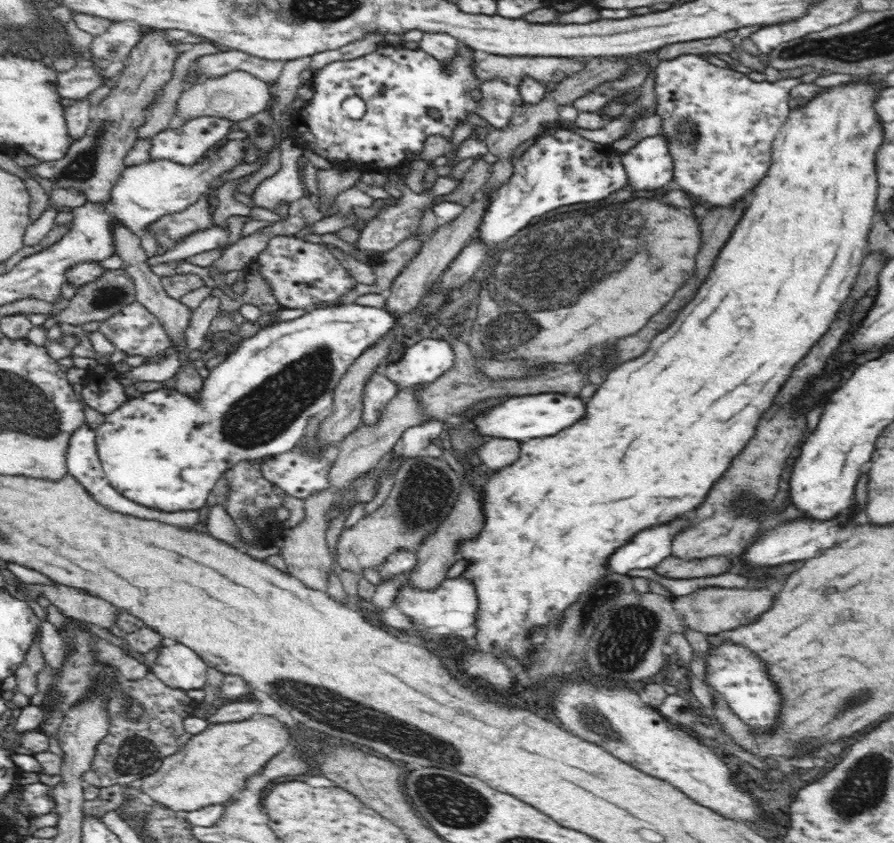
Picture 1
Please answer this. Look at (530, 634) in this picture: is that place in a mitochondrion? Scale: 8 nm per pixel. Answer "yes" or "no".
no

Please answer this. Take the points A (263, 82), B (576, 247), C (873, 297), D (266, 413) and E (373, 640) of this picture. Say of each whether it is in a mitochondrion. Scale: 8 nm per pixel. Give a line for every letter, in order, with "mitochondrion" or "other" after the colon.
A: other
B: mitochondrion
C: other
D: mitochondrion
E: other

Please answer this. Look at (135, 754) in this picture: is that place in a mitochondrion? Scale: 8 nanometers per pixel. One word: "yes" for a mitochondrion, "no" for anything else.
yes

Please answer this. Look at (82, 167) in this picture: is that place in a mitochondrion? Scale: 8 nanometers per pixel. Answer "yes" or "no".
yes

